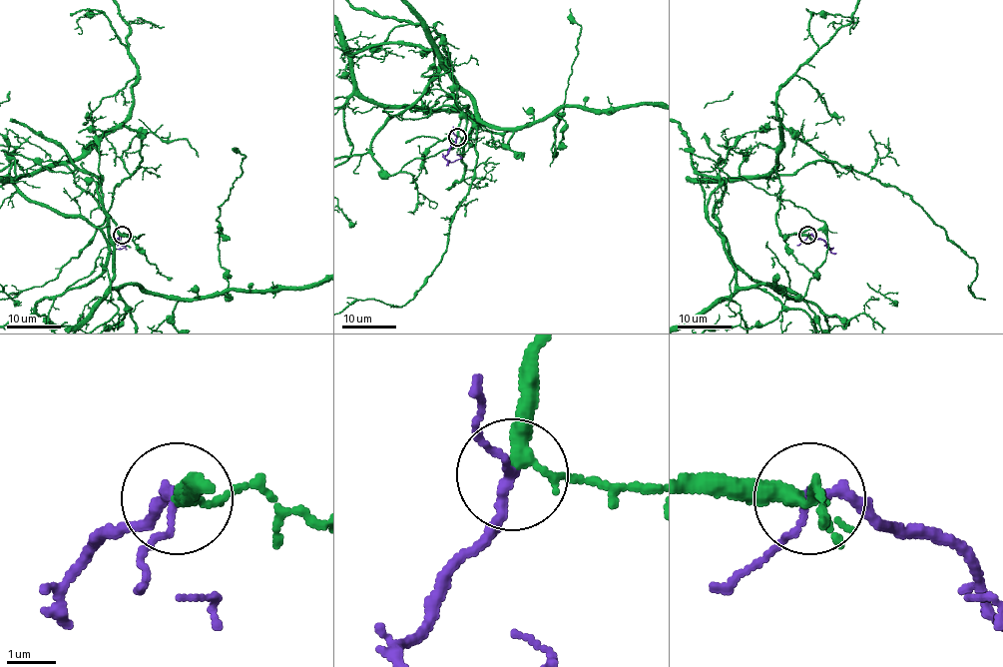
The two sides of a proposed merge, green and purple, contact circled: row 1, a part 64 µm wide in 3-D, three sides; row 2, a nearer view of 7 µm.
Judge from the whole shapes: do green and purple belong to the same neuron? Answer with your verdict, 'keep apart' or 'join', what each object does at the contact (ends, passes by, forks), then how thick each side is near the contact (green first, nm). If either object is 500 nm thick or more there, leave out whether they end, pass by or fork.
join; green passes by; purple passes by; calibres 280 and 180 nm

